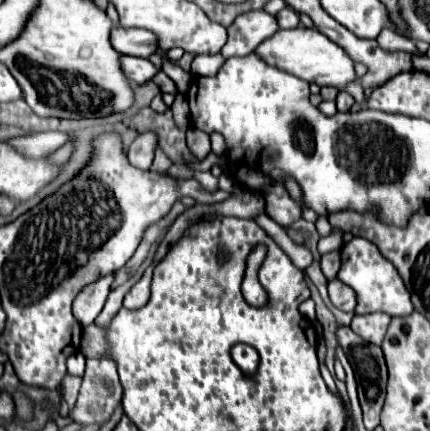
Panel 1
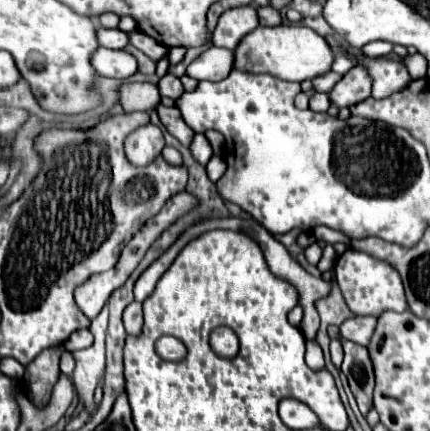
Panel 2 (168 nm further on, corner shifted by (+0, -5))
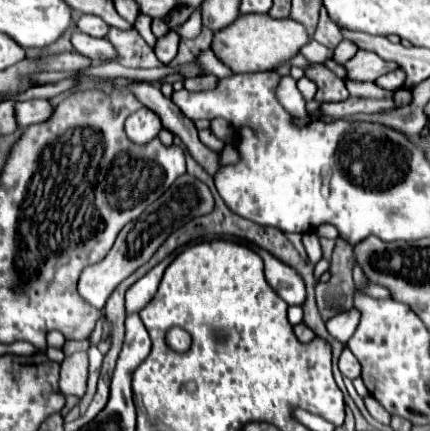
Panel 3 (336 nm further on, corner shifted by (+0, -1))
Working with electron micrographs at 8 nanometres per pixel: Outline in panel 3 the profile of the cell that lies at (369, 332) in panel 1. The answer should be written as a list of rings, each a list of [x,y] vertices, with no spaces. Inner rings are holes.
[[[348,309],[348,311],[342,311],[342,313],[334,315],[334,317],[330,317],[326,321],[326,329],[338,341],[346,343],[354,335],[354,331],[358,327],[358,321],[360,321],[360,313],[356,309]]]

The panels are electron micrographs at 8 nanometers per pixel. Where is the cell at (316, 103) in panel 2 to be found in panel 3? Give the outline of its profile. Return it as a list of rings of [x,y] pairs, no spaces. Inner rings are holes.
[[[302,77],[302,79],[298,79],[298,91],[302,93],[304,101],[310,101],[314,97],[314,93],[316,93],[316,85],[308,77]]]

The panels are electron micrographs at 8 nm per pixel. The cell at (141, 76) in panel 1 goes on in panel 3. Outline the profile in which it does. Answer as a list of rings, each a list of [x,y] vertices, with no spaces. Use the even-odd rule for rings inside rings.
[[[74,31],[70,41],[78,53],[90,57],[92,61],[114,61],[116,59],[116,51],[108,39],[96,39],[80,31]]]

